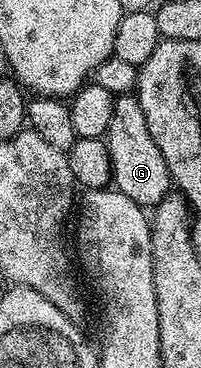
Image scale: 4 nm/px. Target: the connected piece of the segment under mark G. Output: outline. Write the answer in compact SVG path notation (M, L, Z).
M135 93L121 94L116 98L114 116L110 116L106 141L115 189L130 196L130 200L134 200L134 204L139 206L159 206L160 201L168 197L174 183L162 152L158 152L158 144L154 144L154 136L150 136L150 127L147 126L146 116L142 113L142 104L138 104Z

